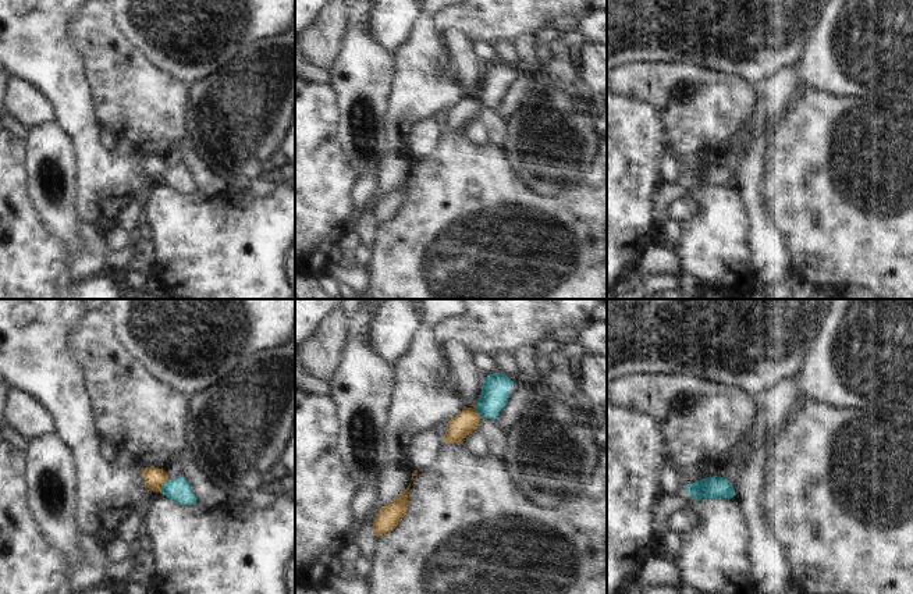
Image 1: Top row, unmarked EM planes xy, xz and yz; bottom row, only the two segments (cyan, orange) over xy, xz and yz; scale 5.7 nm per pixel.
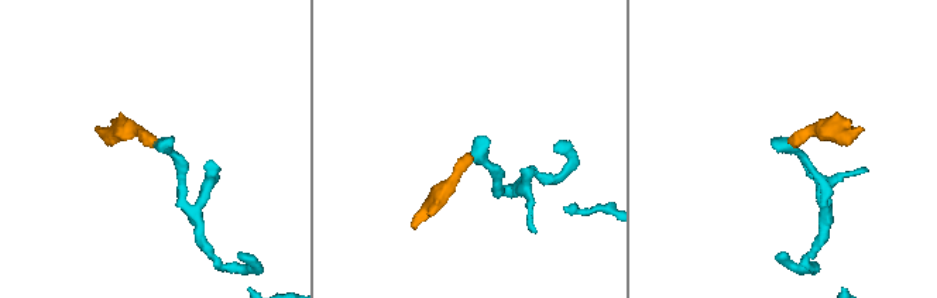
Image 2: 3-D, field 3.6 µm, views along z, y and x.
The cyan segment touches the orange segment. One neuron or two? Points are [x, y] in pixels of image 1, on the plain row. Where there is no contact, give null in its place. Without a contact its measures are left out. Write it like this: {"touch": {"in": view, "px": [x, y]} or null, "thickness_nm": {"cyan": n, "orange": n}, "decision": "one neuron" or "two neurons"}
{"touch": {"in": "xy", "px": [162, 174]}, "thickness_nm": {"cyan": 140, "orange": 120}, "decision": "one neuron"}

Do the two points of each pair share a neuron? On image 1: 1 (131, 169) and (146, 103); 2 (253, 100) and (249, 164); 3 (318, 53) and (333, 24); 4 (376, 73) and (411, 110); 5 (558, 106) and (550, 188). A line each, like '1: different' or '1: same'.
1: different
2: same
3: same
4: different
5: same

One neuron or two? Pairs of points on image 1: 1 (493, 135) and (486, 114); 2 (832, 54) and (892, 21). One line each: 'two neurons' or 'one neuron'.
1: one neuron
2: one neuron

